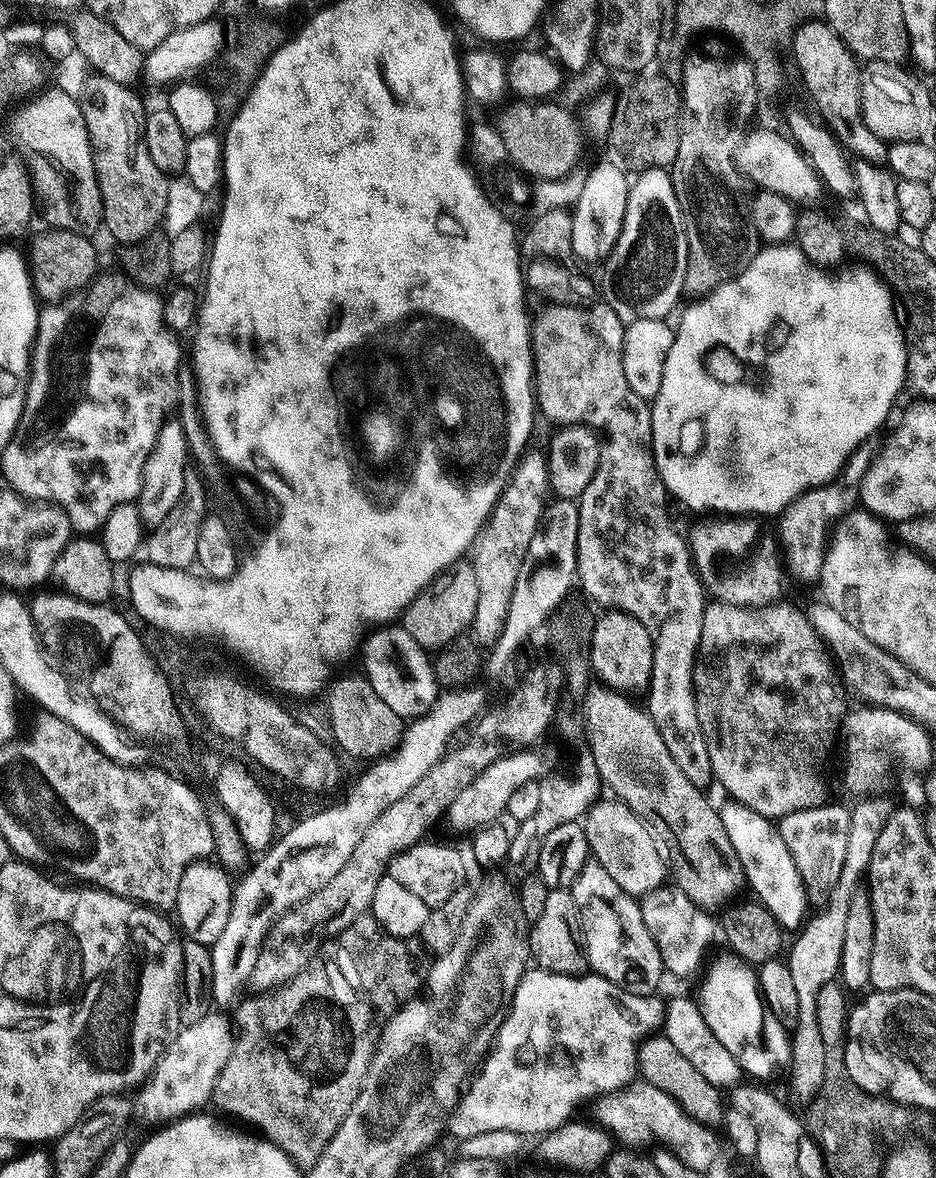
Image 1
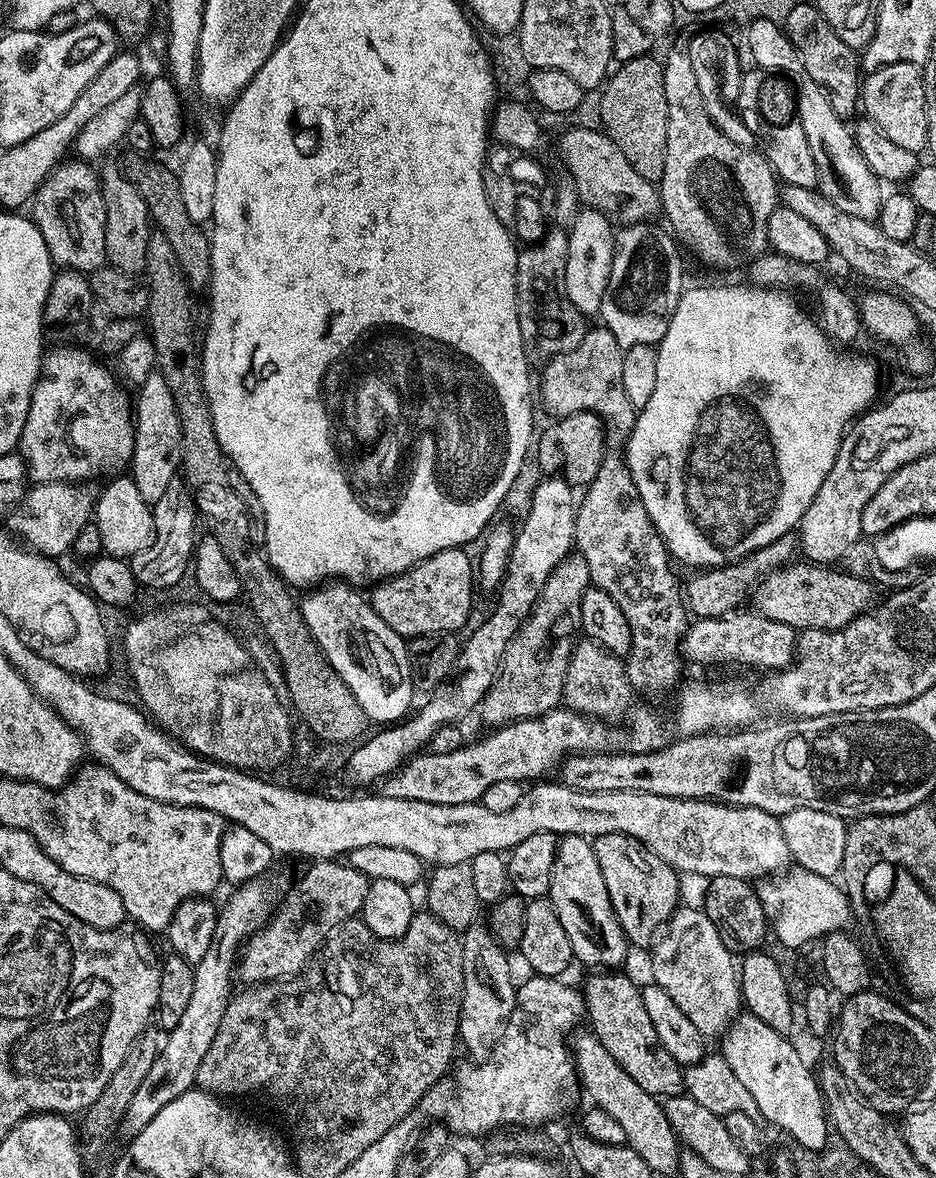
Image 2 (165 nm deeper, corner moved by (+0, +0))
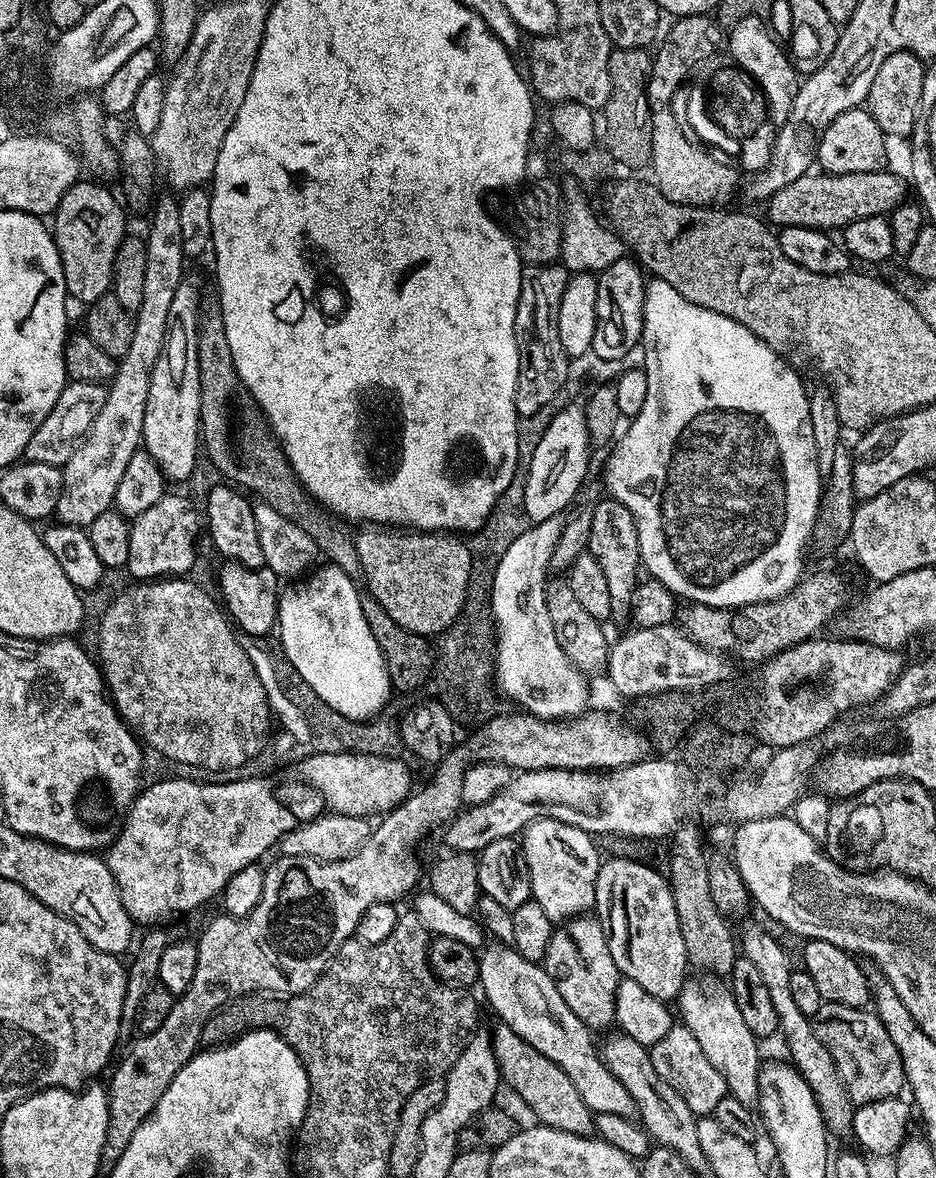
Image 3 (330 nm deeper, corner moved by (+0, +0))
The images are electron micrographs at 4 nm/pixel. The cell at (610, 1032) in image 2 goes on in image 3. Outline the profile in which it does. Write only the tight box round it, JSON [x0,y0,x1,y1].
[542,914,622,1029]

